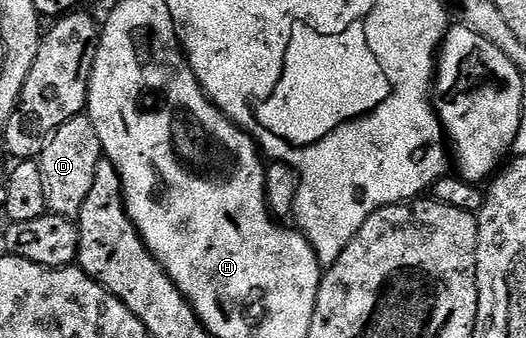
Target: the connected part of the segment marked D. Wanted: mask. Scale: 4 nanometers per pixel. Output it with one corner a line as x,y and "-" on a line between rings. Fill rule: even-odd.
86,113
65,120
52,134
44,138
37,161
43,199
50,213
64,216
78,215
81,204
93,184
93,172
101,161
102,153
103,149
97,140
97,132

